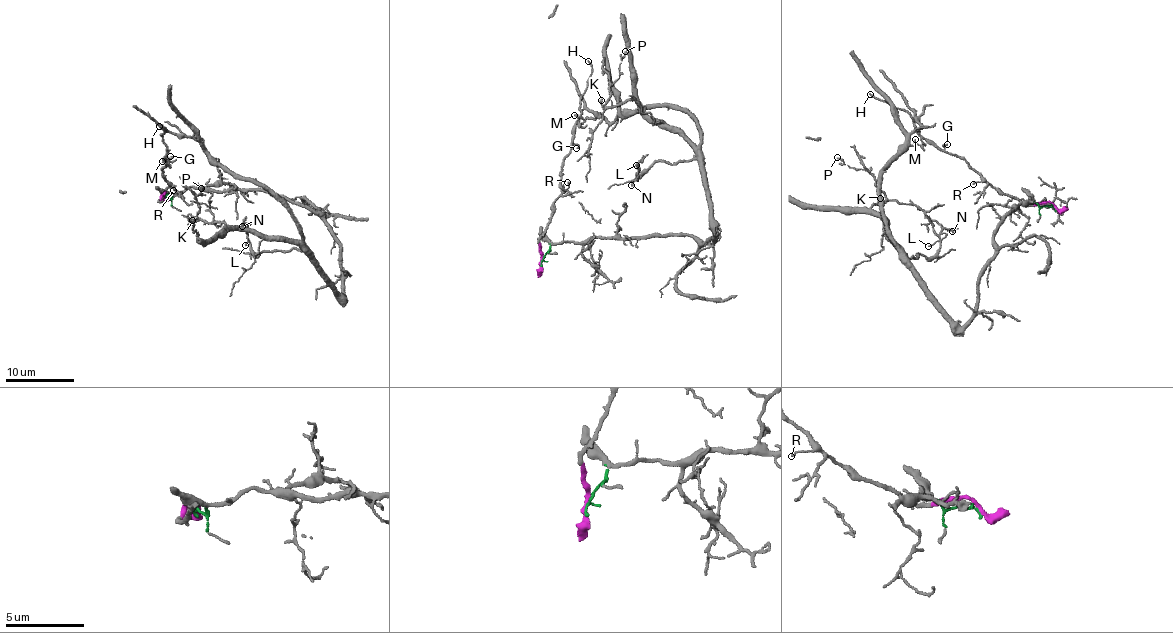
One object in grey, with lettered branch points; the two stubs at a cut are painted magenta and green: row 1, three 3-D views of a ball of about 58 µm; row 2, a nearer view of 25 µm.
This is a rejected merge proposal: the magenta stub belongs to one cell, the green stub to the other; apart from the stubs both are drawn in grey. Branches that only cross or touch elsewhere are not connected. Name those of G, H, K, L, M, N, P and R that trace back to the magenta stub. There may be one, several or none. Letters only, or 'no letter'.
G, H, M, R

